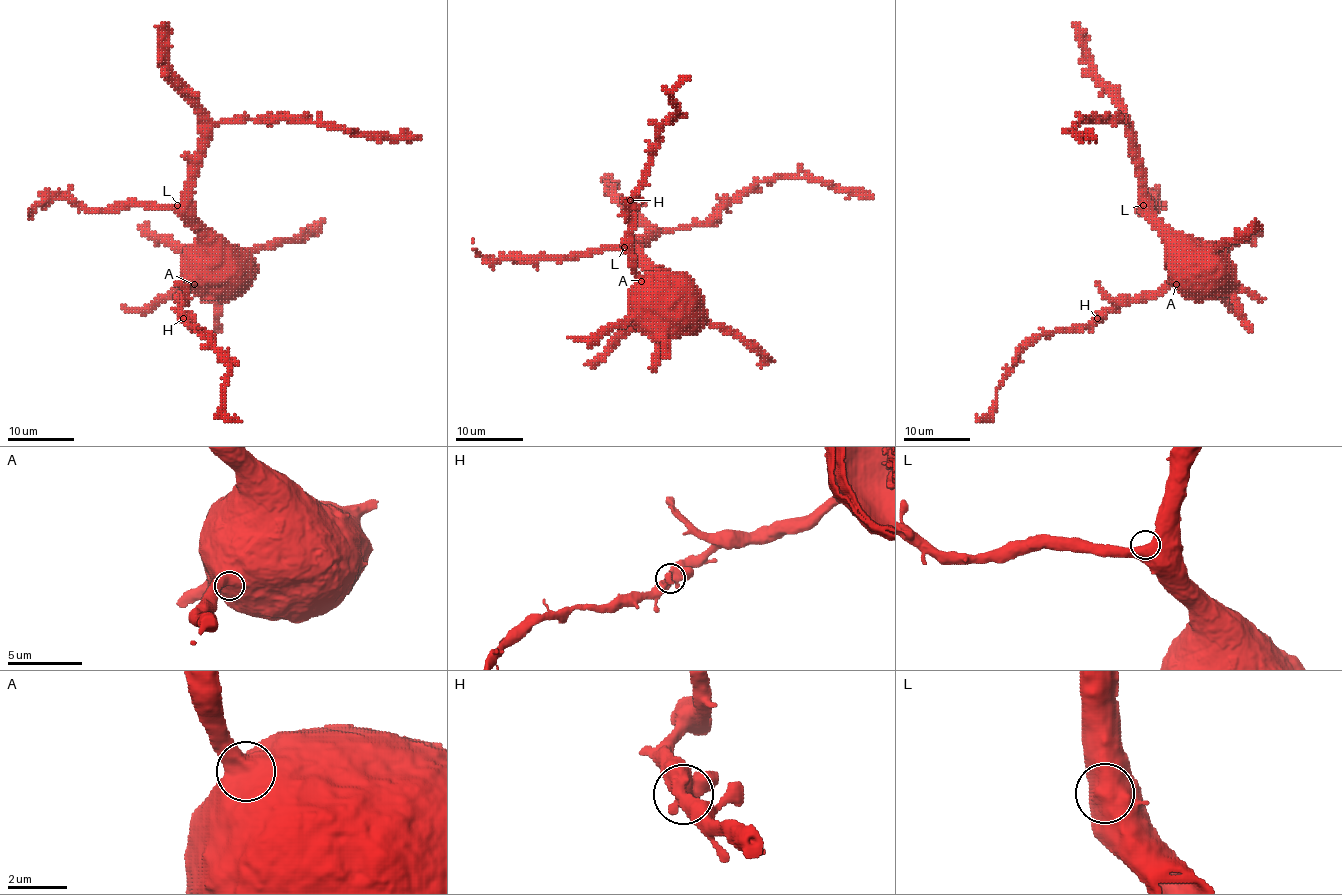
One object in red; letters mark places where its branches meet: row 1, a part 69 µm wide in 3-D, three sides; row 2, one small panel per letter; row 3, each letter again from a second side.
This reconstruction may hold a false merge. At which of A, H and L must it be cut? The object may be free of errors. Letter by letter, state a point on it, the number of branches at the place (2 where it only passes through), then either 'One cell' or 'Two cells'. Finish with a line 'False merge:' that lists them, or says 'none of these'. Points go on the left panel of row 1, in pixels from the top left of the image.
A: Place: (194, 284). Branches: 2. One cell
H: Place: (183, 318). Branches: 2. One cell
L: Place: (177, 205). Branches: 2. One cell
False merge: none of these

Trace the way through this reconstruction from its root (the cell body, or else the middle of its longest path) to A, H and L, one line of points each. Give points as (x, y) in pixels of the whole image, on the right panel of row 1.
A: (1156, 228), (1171, 244), (1173, 281), (1176, 284)
H: (1156, 228), (1171, 244), (1173, 278), (1158, 291), (1145, 293), (1135, 301), (1117, 303), (1097, 318)
L: (1156, 228), (1145, 215), (1143, 205)

